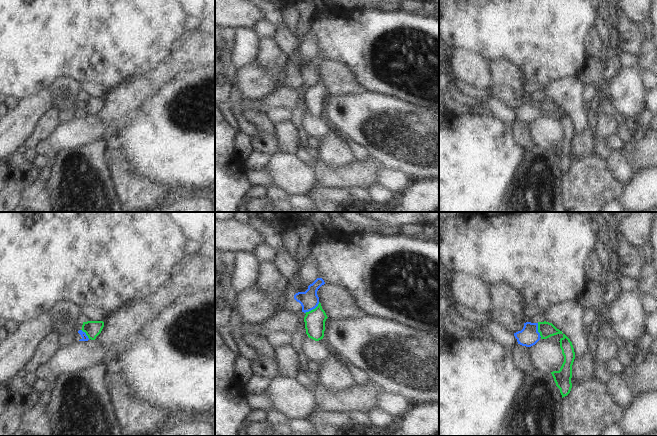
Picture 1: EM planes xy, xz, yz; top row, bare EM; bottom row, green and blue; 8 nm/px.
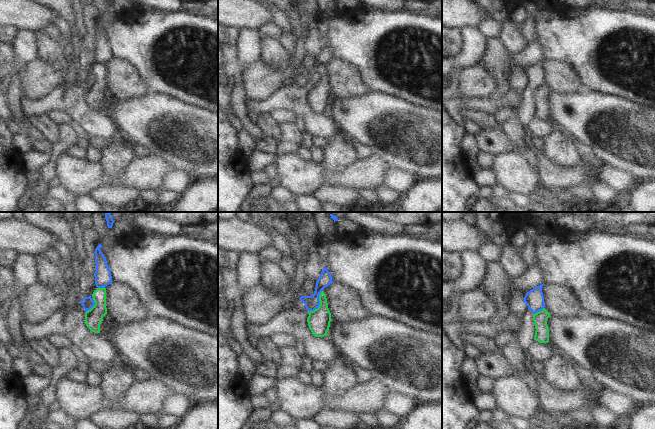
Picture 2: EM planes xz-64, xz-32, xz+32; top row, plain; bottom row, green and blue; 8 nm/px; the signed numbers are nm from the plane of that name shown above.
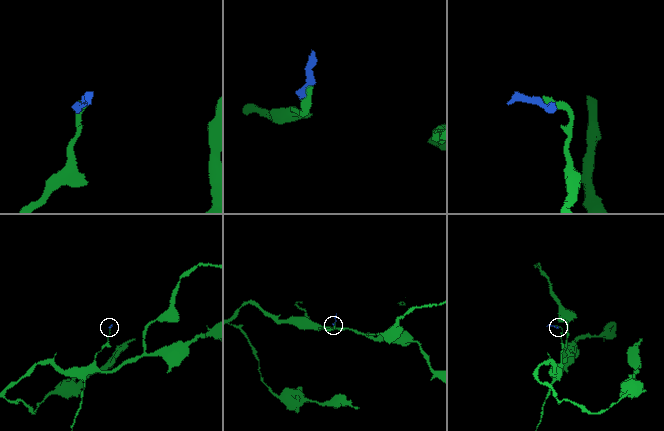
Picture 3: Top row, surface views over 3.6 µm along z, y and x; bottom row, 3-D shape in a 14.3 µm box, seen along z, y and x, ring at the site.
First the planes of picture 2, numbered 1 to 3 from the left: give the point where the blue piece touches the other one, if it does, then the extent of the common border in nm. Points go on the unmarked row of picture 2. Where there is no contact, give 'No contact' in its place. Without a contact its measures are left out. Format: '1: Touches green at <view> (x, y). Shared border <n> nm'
1: Touches green at xz-64 (94, 81). Shared border 130 nm
2: Touches green at xz-32 (320, 79). Shared border 200 nm
3: Touches green at xz+32 (539, 87). Shared border 110 nm

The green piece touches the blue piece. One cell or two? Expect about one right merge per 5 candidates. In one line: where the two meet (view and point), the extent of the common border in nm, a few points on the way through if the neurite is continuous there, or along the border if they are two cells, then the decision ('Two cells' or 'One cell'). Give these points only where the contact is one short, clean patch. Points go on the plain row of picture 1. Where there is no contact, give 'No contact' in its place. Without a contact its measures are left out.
Touches green at xz (313, 85). Shared border 150 nm. Boundary: xz (319, 78), (314, 84), (305, 89). Two cells

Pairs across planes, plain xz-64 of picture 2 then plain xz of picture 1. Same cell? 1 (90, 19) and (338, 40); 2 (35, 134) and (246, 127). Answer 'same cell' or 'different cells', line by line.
1: different cells
2: same cell

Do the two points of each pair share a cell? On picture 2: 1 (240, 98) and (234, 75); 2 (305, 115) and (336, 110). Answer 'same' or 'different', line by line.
1: same
2: different

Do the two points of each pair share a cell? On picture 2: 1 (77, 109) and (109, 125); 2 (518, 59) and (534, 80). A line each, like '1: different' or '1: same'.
1: same
2: different

